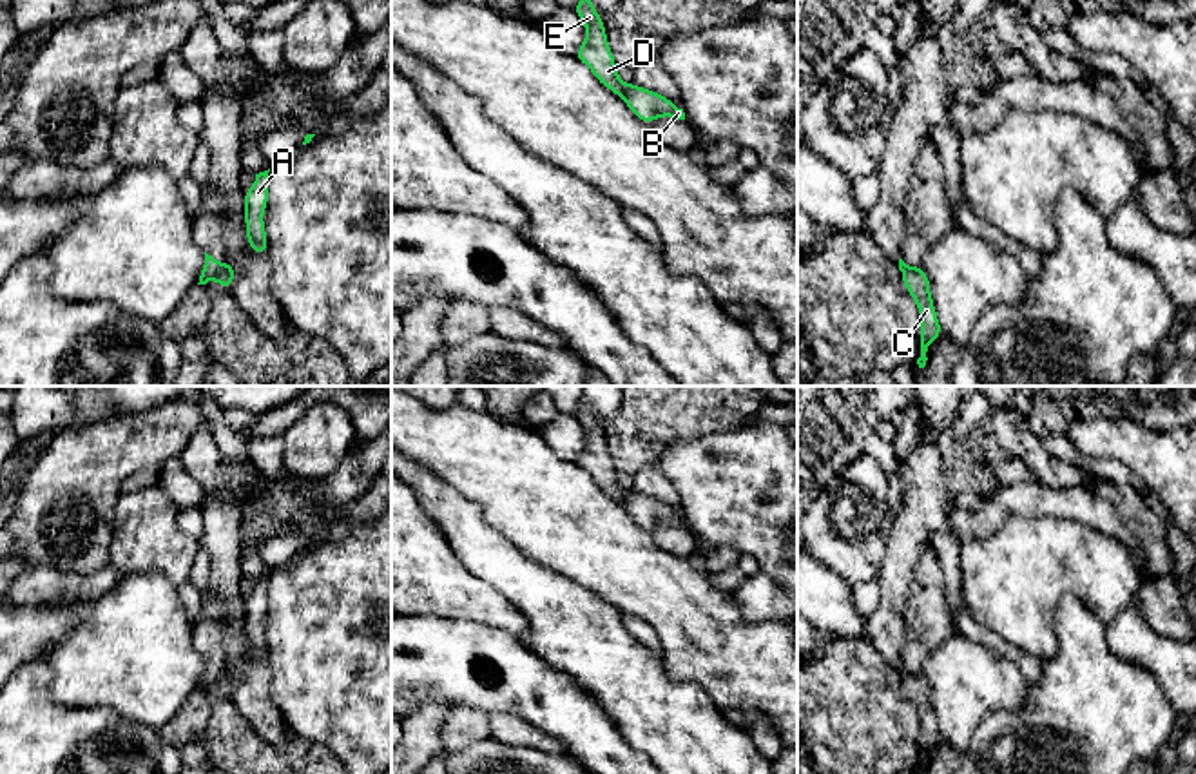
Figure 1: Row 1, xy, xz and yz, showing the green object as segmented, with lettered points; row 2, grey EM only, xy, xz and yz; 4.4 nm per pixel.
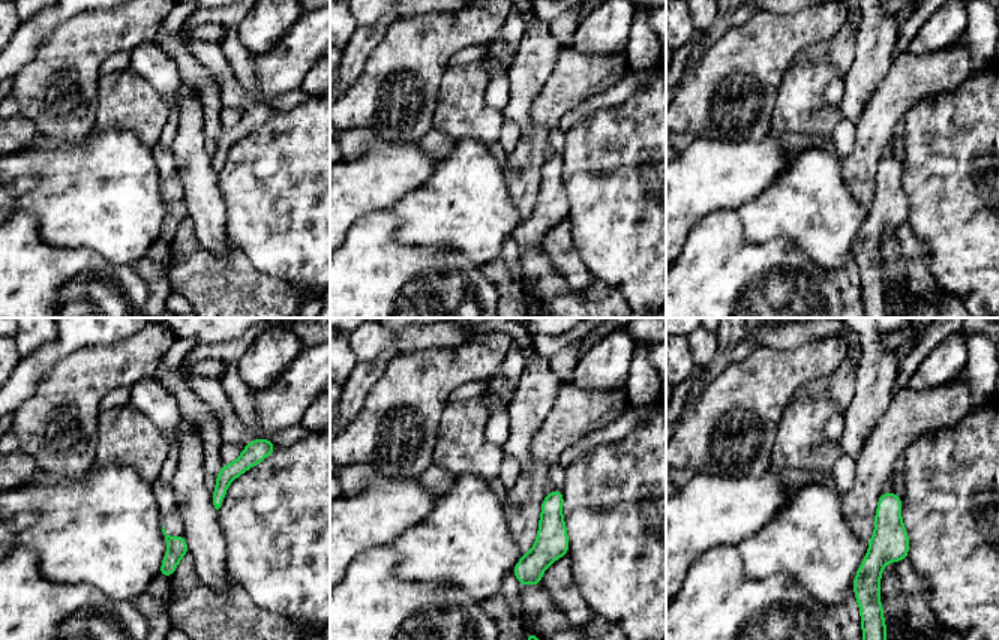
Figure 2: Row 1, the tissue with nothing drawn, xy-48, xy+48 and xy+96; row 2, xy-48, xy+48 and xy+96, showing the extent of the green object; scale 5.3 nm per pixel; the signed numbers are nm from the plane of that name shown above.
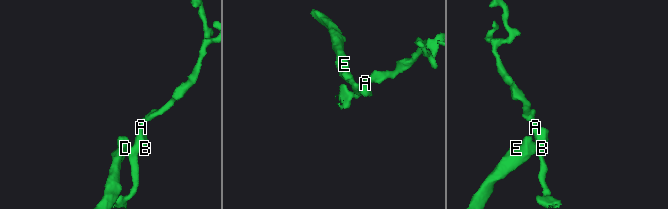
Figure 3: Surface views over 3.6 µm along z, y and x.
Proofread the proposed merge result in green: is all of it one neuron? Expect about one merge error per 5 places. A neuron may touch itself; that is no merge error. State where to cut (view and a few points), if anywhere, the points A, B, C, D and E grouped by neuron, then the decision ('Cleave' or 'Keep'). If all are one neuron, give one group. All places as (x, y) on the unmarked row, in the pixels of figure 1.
Split along xy (225, 669), (212, 684). Groups: A B C / D E. Cleave

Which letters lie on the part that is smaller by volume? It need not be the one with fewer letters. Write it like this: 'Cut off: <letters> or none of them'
Cut off: A, B, C

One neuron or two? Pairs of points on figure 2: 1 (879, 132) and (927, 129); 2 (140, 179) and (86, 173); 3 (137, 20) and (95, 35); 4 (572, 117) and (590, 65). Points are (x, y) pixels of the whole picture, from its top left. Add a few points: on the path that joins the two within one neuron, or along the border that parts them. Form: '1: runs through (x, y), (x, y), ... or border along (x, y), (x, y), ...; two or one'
1: border along (930, 96), (918, 101), (902, 119); two
2: runs through (126, 179), (99, 176); one
3: runs through (126, 27), (105, 32); one
4: border along (605, 90), (582, 99), (563, 116), (557, 126); two

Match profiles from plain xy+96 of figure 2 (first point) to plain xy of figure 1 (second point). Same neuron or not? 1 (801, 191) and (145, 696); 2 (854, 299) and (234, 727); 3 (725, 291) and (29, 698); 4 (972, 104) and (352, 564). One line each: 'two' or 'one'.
1: one
2: two
3: one
4: one

